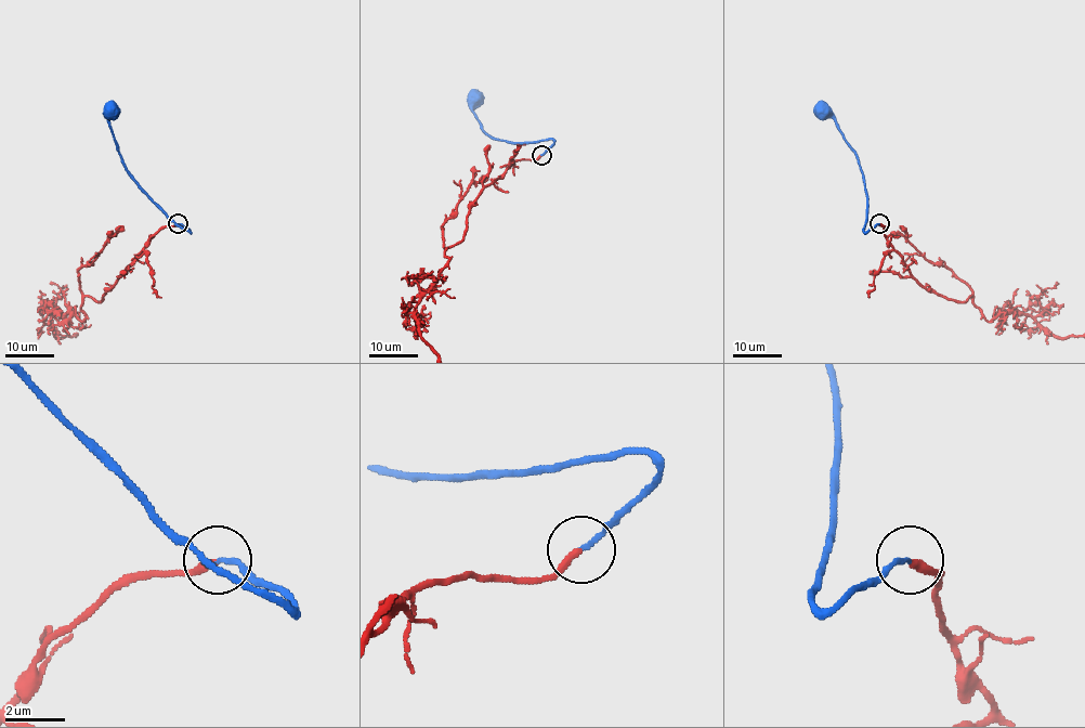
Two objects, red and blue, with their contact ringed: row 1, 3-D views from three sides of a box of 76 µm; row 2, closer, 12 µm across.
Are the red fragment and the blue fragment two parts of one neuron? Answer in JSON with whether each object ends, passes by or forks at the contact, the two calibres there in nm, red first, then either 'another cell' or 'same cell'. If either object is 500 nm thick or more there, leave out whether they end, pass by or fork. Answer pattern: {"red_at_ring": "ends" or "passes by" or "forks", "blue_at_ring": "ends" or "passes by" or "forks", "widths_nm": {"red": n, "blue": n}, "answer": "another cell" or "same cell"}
{"red_at_ring": "ends", "blue_at_ring": "ends", "widths_nm": {"red": 260, "blue": 170}, "answer": "same cell"}

